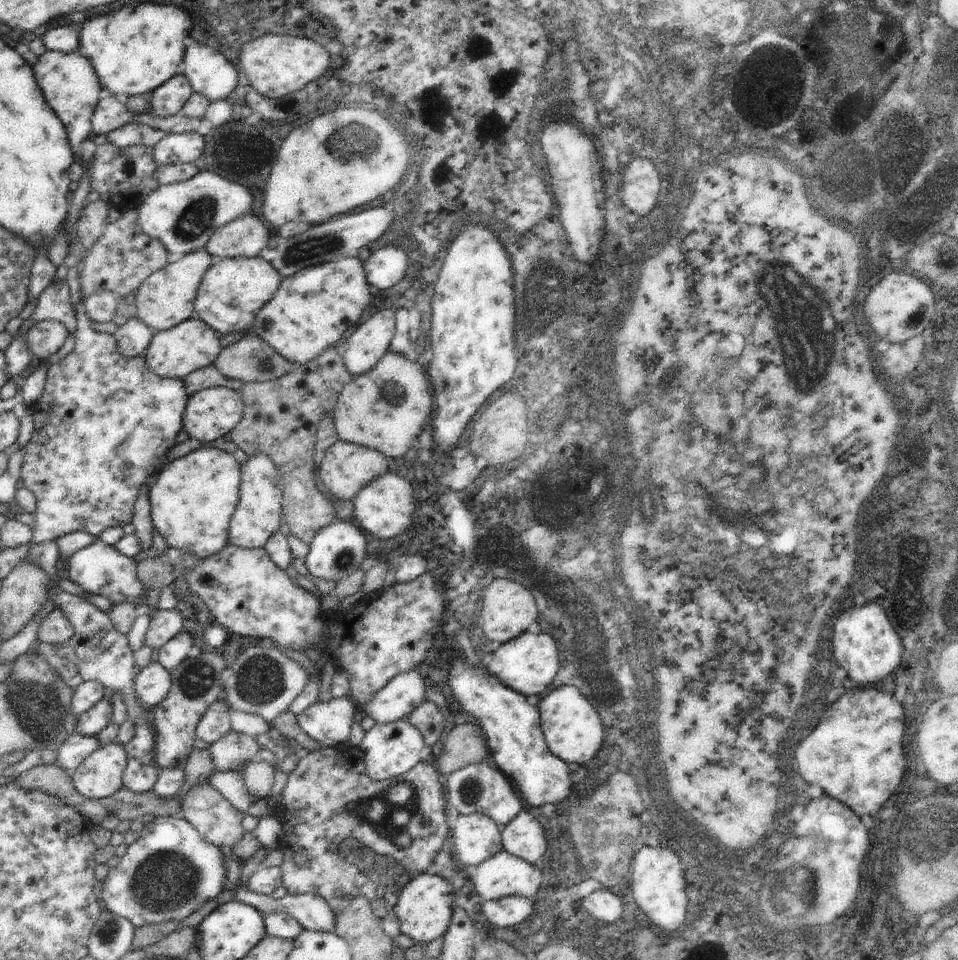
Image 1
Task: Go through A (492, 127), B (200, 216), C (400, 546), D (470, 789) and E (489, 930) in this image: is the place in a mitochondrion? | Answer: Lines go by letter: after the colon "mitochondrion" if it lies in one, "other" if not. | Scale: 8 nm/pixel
A: other
B: mitochondrion
C: other
D: mitochondrion
E: other

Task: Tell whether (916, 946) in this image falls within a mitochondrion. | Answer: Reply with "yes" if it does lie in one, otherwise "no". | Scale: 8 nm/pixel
no

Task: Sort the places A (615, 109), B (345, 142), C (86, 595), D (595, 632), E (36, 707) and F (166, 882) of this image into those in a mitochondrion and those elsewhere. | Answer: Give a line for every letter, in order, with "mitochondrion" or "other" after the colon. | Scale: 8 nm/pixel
A: mitochondrion
B: mitochondrion
C: other
D: mitochondrion
E: mitochondrion
F: mitochondrion

